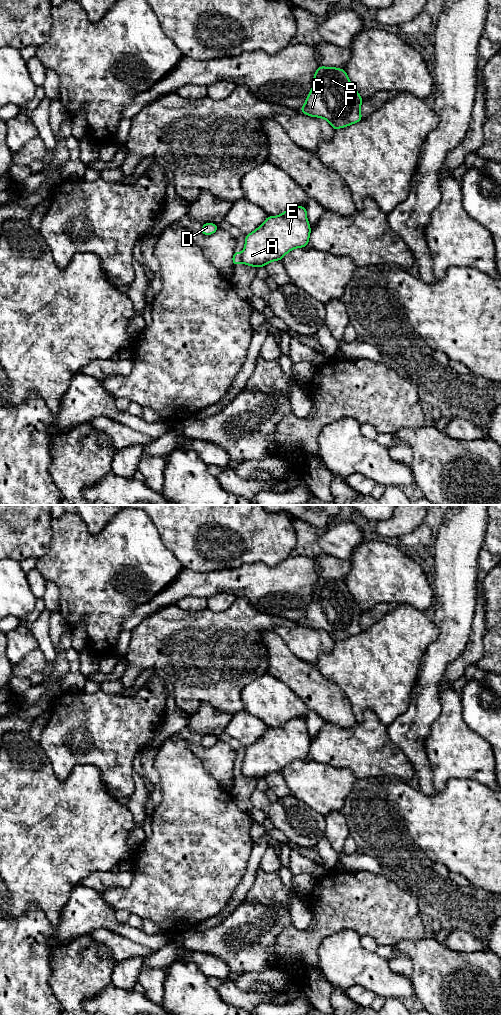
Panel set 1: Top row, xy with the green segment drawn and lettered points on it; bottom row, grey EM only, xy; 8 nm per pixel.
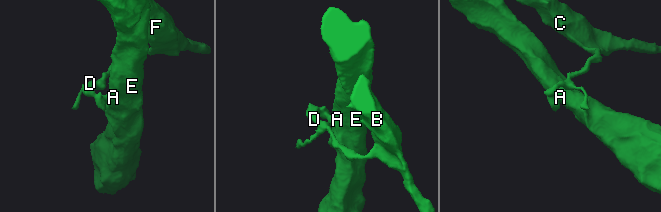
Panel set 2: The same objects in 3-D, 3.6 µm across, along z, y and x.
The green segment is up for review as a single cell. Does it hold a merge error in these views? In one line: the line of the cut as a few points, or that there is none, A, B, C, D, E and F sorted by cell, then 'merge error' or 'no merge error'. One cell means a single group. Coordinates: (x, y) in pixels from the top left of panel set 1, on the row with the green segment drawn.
cut in xy along (241, 252), (242, 261); A E / B C D F; merge error

